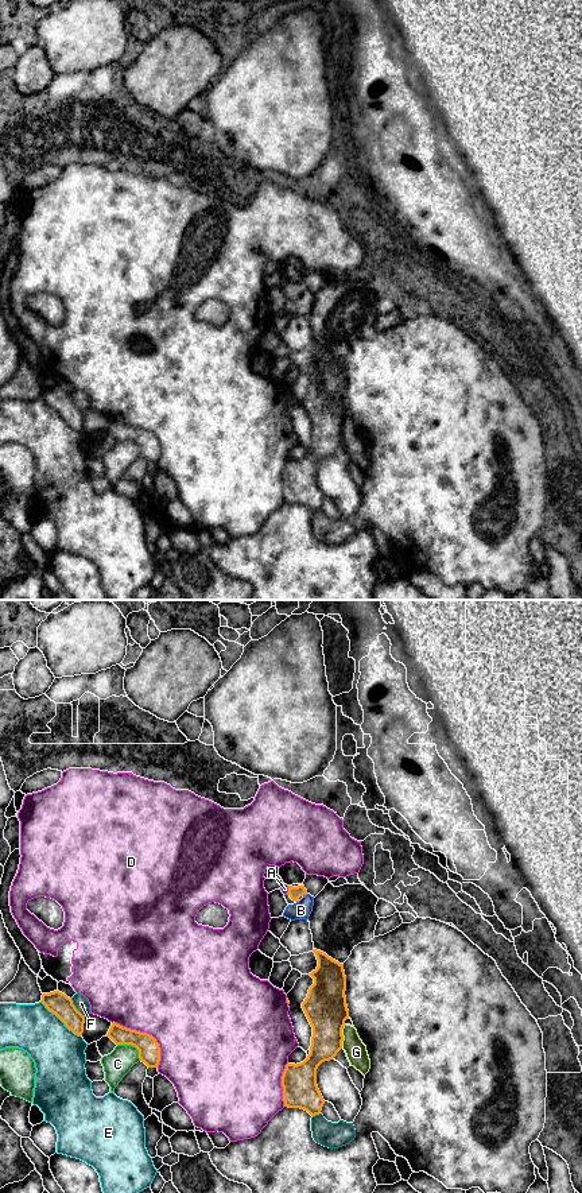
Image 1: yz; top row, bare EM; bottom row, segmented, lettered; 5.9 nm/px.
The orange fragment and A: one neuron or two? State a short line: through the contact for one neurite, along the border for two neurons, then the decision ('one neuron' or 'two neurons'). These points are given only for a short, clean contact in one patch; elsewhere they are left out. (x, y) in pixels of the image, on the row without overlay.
line yz (295, 289), (288, 286), (284, 285); one neuron

